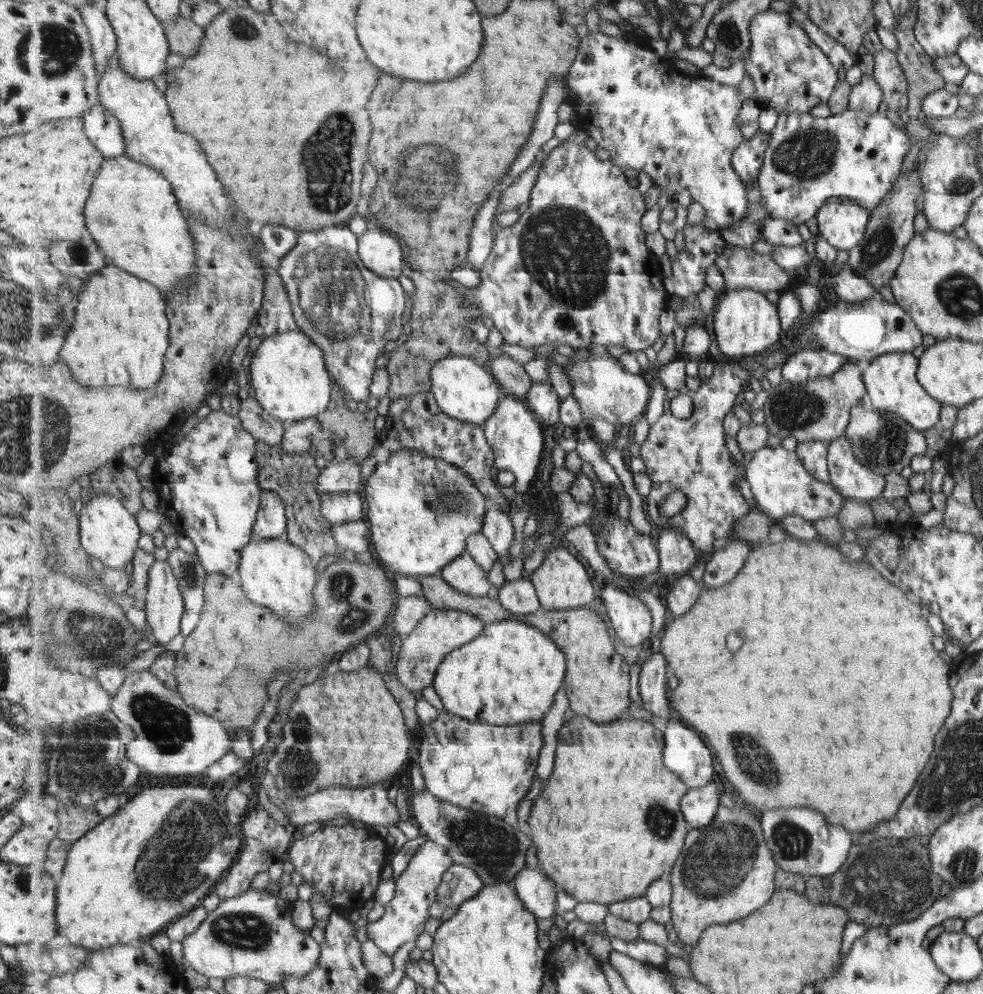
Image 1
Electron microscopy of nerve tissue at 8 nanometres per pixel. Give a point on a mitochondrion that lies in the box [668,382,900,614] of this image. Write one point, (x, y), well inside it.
(796, 410)

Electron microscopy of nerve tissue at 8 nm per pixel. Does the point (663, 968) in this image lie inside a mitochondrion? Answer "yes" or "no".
no

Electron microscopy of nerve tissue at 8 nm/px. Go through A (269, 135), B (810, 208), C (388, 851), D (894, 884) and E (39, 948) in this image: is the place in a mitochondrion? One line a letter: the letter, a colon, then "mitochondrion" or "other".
A: other
B: other
C: other
D: mitochondrion
E: other

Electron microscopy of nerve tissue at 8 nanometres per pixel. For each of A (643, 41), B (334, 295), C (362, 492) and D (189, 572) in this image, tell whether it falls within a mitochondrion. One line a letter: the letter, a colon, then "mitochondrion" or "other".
A: other
B: mitochondrion
C: other
D: mitochondrion

